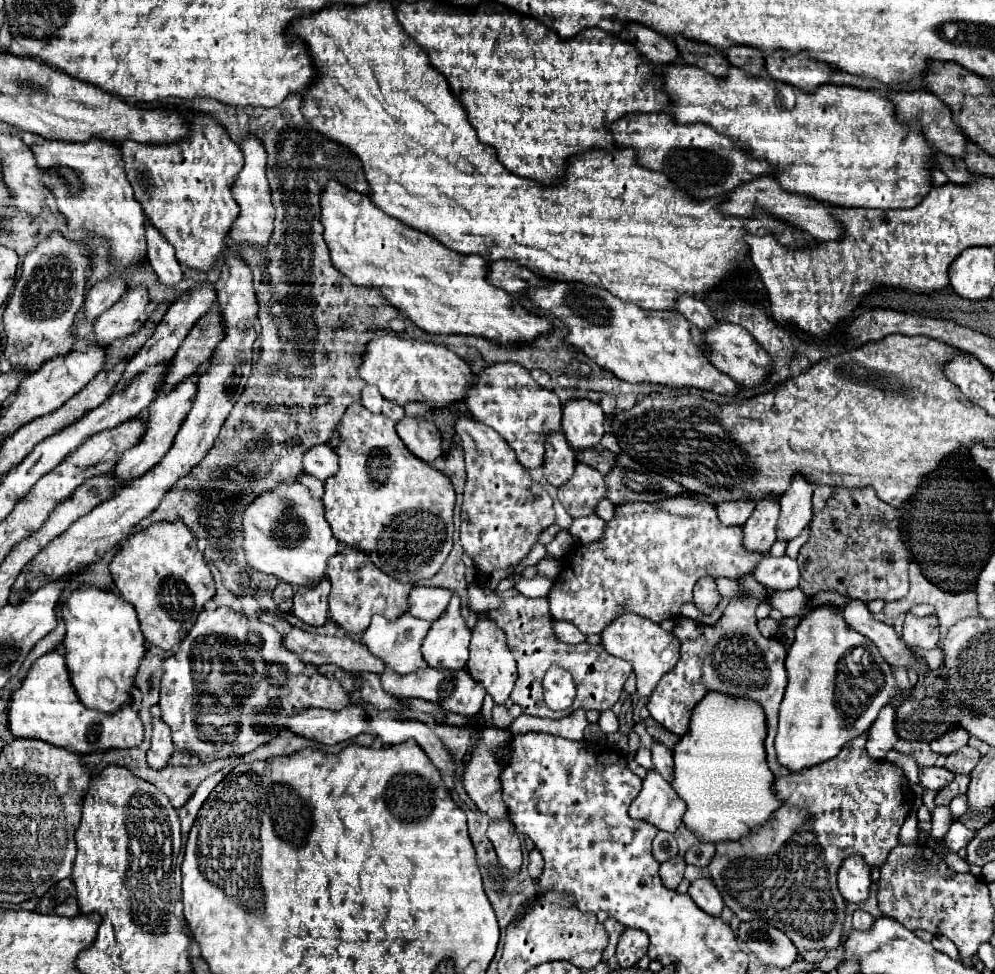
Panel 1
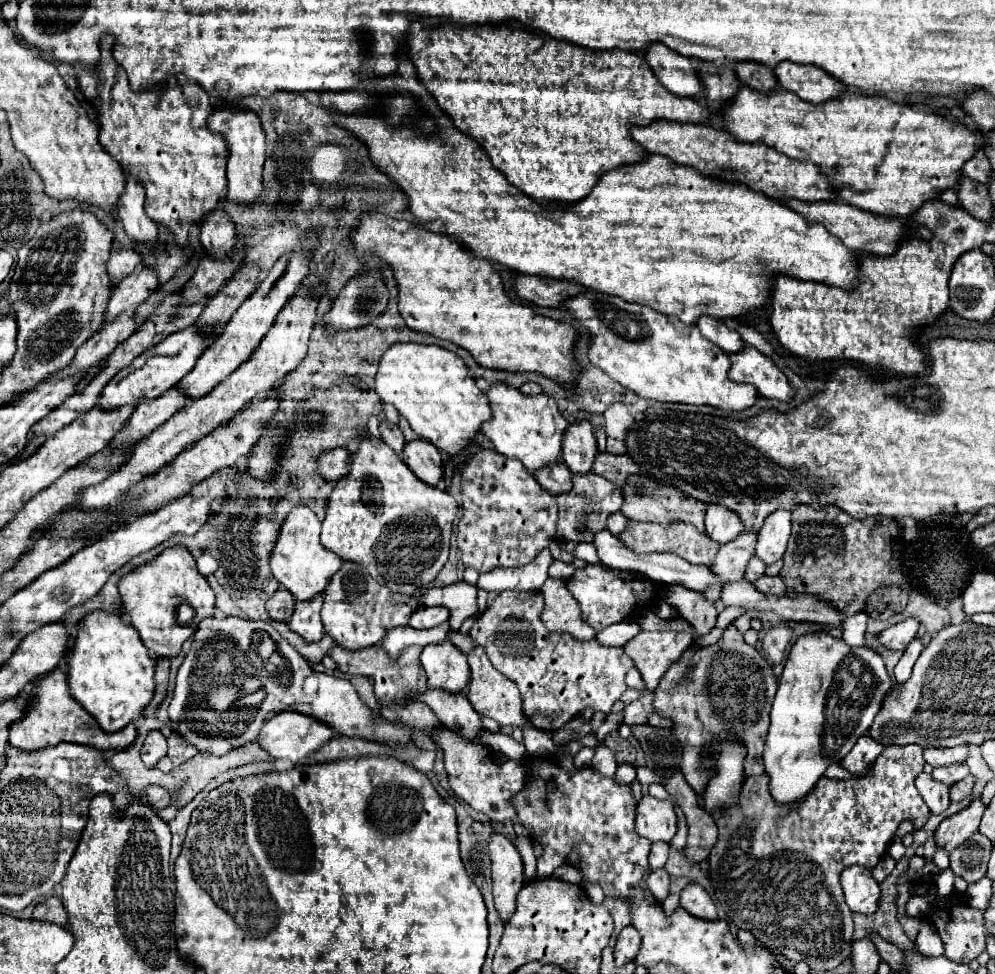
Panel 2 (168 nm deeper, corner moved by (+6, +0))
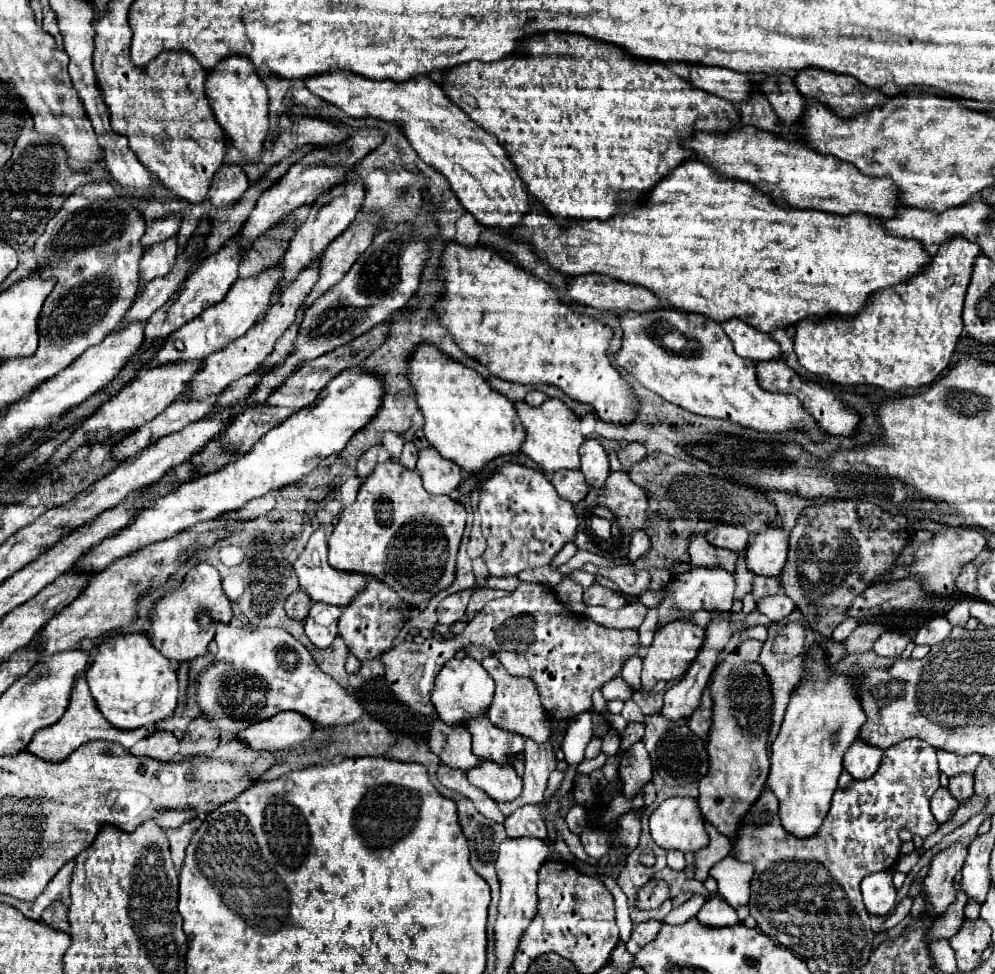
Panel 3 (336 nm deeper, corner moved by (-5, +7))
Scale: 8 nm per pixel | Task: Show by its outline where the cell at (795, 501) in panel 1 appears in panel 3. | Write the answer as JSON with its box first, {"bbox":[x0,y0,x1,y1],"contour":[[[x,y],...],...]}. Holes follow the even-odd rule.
{"bbox":[747,525,789,575],"contour":[[[775,525],[755,535],[747,549],[747,565],[757,575],[779,575],[787,561],[789,531]]]}

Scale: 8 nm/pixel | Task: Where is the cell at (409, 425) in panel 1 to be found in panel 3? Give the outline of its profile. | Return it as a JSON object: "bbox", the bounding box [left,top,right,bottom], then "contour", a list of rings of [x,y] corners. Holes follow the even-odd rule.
{"bbox":[417,445,463,495],"contour":[[[431,445],[419,451],[417,471],[429,493],[449,495],[463,481],[461,467],[455,465],[453,461],[443,459],[441,453],[437,449],[433,449]]]}

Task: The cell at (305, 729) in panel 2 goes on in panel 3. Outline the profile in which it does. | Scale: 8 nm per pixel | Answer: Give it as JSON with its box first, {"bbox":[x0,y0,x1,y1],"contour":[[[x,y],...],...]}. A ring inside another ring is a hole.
{"bbox":[237,711,317,751],"contour":[[[283,711],[237,733],[237,739],[259,751],[291,751],[293,747],[305,743],[315,729],[317,727],[311,719],[301,717],[299,713]]]}

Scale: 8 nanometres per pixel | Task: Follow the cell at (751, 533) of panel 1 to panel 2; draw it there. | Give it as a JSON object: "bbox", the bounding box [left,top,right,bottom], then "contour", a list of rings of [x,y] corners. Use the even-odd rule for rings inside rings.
{"bbox":[702,532,756,602],"contour":[[[742,532],[736,540],[720,546],[716,560],[708,566],[710,572],[716,576],[716,584],[712,588],[706,588],[702,594],[706,600],[716,602],[720,600],[720,588],[730,582],[738,582],[744,578],[744,570],[748,560],[754,556],[756,546],[756,534],[754,532]]]}

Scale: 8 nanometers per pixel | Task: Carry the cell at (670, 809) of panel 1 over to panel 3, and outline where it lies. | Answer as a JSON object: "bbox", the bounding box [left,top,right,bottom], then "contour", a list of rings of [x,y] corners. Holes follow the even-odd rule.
{"bbox":[649,797,707,851],"contour":[[[671,797],[663,801],[649,819],[651,837],[663,849],[695,851],[707,845],[703,815],[691,797]]]}

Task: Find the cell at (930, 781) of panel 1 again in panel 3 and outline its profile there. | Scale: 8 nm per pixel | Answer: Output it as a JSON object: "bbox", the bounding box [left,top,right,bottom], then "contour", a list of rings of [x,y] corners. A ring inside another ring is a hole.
{"bbox":[931,787,959,823],"contour":[[[939,787],[931,797],[931,813],[935,815],[937,823],[949,821],[957,807],[959,807],[959,801],[955,801],[955,797],[951,797],[947,787]]]}

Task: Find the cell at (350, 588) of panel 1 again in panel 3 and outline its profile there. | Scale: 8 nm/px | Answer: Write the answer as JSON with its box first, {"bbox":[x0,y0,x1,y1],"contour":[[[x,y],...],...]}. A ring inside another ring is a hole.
{"bbox":[339,575,411,661],"contour":[[[367,575],[367,585],[349,601],[349,605],[343,607],[343,613],[339,617],[339,635],[343,637],[347,649],[359,657],[359,661],[375,659],[383,651],[391,649],[393,639],[401,631],[401,627],[409,621],[411,607],[379,577]]]}

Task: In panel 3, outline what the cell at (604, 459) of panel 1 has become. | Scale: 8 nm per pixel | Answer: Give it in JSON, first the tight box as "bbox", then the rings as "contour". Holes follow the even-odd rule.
{"bbox":[629,453,777,569],"contour":[[[651,453],[629,469],[629,479],[645,489],[649,495],[647,509],[647,535],[651,539],[651,549],[641,555],[633,565],[637,569],[667,567],[667,561],[689,561],[687,559],[687,537],[691,533],[703,531],[699,523],[711,519],[715,523],[737,523],[745,525],[749,533],[759,533],[765,529],[767,519],[777,525],[777,509],[765,493],[747,489],[743,485],[731,485],[729,481],[715,481],[707,469],[691,465],[679,457],[665,453]]]}

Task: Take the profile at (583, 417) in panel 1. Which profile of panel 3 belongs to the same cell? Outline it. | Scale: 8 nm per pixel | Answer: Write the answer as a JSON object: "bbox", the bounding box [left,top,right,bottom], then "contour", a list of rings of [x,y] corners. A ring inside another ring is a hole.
{"bbox":[581,439,609,485],"contour":[[[585,439],[581,449],[581,471],[589,485],[603,485],[609,475],[609,459],[603,445],[597,439]]]}

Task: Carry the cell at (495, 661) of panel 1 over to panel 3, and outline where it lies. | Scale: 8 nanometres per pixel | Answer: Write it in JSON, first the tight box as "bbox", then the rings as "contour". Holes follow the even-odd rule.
{"bbox":[481,655,551,743],"contour":[[[489,655],[481,661],[481,665],[489,671],[489,675],[495,679],[495,697],[493,703],[487,709],[487,717],[493,725],[499,725],[501,729],[509,729],[521,737],[531,737],[535,743],[545,743],[551,735],[551,721],[547,717],[547,711],[541,705],[539,693],[535,689],[535,683],[531,679],[519,679],[507,673],[507,669],[499,663],[495,655]]]}

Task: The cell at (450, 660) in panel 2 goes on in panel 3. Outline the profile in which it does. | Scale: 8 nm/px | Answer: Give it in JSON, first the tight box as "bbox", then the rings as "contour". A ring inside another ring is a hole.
{"bbox":[431,657,495,725],"contour":[[[453,657],[451,661],[447,661],[441,667],[439,675],[435,677],[431,701],[433,701],[439,717],[443,717],[445,721],[459,721],[461,725],[465,725],[465,721],[469,717],[487,711],[487,705],[491,705],[493,691],[495,691],[495,683],[491,681],[491,675],[483,669],[483,665],[479,661],[475,661],[471,657],[463,657],[463,659]]]}

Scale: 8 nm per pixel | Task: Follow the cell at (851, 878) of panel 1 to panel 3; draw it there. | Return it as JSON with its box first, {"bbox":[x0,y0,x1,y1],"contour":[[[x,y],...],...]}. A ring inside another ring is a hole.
{"bbox":[861,871,895,915],"contour":[[[893,871],[871,873],[861,881],[863,903],[871,915],[889,915],[895,907]]]}

